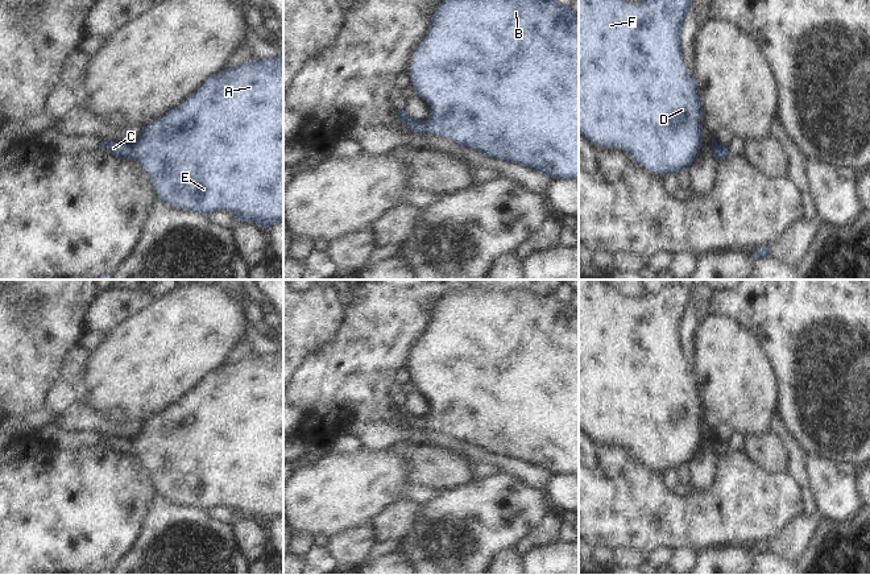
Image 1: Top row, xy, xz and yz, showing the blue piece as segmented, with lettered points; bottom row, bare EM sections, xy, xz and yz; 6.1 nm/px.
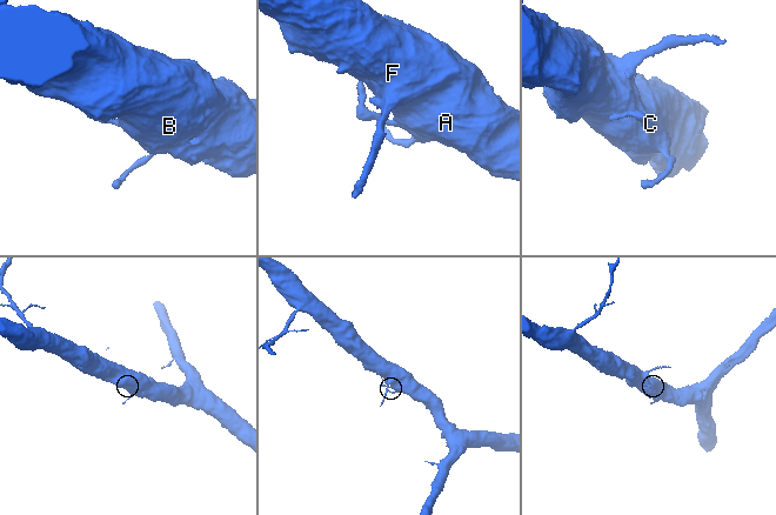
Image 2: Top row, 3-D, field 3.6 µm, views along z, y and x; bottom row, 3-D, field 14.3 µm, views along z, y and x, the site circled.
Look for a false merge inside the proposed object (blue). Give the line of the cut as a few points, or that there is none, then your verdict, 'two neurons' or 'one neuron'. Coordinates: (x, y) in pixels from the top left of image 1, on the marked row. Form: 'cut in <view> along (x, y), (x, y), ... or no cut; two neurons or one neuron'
no cut; one neuron

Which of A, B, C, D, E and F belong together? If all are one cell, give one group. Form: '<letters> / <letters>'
A B C D E F

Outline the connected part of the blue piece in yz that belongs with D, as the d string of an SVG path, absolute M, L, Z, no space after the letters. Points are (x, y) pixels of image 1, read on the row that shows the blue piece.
M579 0L579 133L597 146L627 152L646 170L662 177L678 174L682 169L689 170L704 141L700 119L705 113L697 96L697 82L689 76L682 59L682 26L692 8L691 3L692 0L643 0L639 4L624 0Z

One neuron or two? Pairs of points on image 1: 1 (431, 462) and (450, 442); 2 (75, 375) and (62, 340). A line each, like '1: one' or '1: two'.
1: two
2: two

